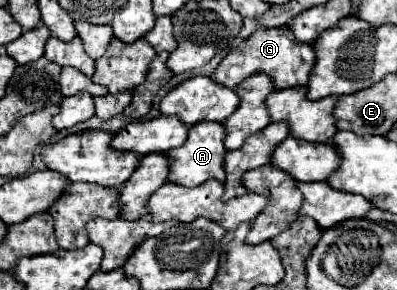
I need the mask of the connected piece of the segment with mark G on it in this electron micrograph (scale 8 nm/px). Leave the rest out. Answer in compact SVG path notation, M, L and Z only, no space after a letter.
M282 25L282 27L272 27L272 29L256 29L246 41L240 43L234 51L230 51L220 65L214 71L214 81L228 89L236 89L246 77L254 73L266 73L272 77L276 89L286 89L286 87L300 87L308 85L308 77L312 73L312 67L316 63L316 53L314 45L304 45L302 41L296 41L292 37L292 31Z

